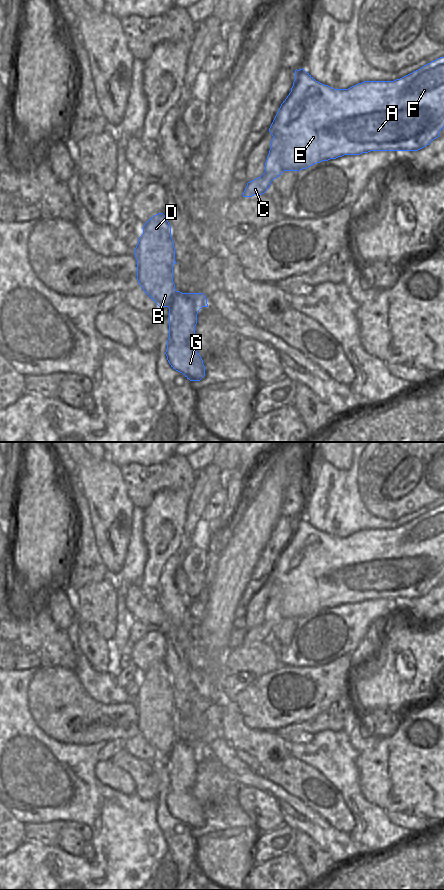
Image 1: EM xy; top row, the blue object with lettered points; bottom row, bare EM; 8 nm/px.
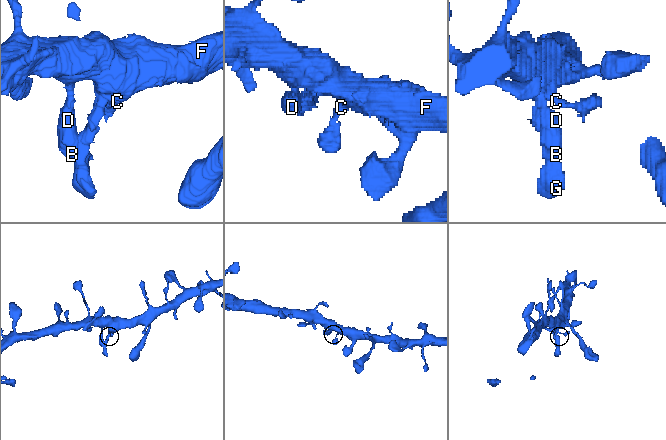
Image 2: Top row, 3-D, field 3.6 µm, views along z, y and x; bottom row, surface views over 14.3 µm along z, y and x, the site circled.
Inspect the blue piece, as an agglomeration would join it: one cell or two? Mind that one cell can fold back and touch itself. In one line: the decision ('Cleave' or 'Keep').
Keep

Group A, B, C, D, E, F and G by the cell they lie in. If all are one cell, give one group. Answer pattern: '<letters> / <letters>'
A B C D E F G

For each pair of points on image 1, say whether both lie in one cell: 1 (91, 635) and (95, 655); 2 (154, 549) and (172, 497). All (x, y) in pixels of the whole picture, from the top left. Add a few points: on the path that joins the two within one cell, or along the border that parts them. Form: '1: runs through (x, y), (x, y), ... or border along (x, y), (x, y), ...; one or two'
1: runs through (91, 640), (95, 650); one
2: runs through (162, 536), (163, 519), (167, 510); one

